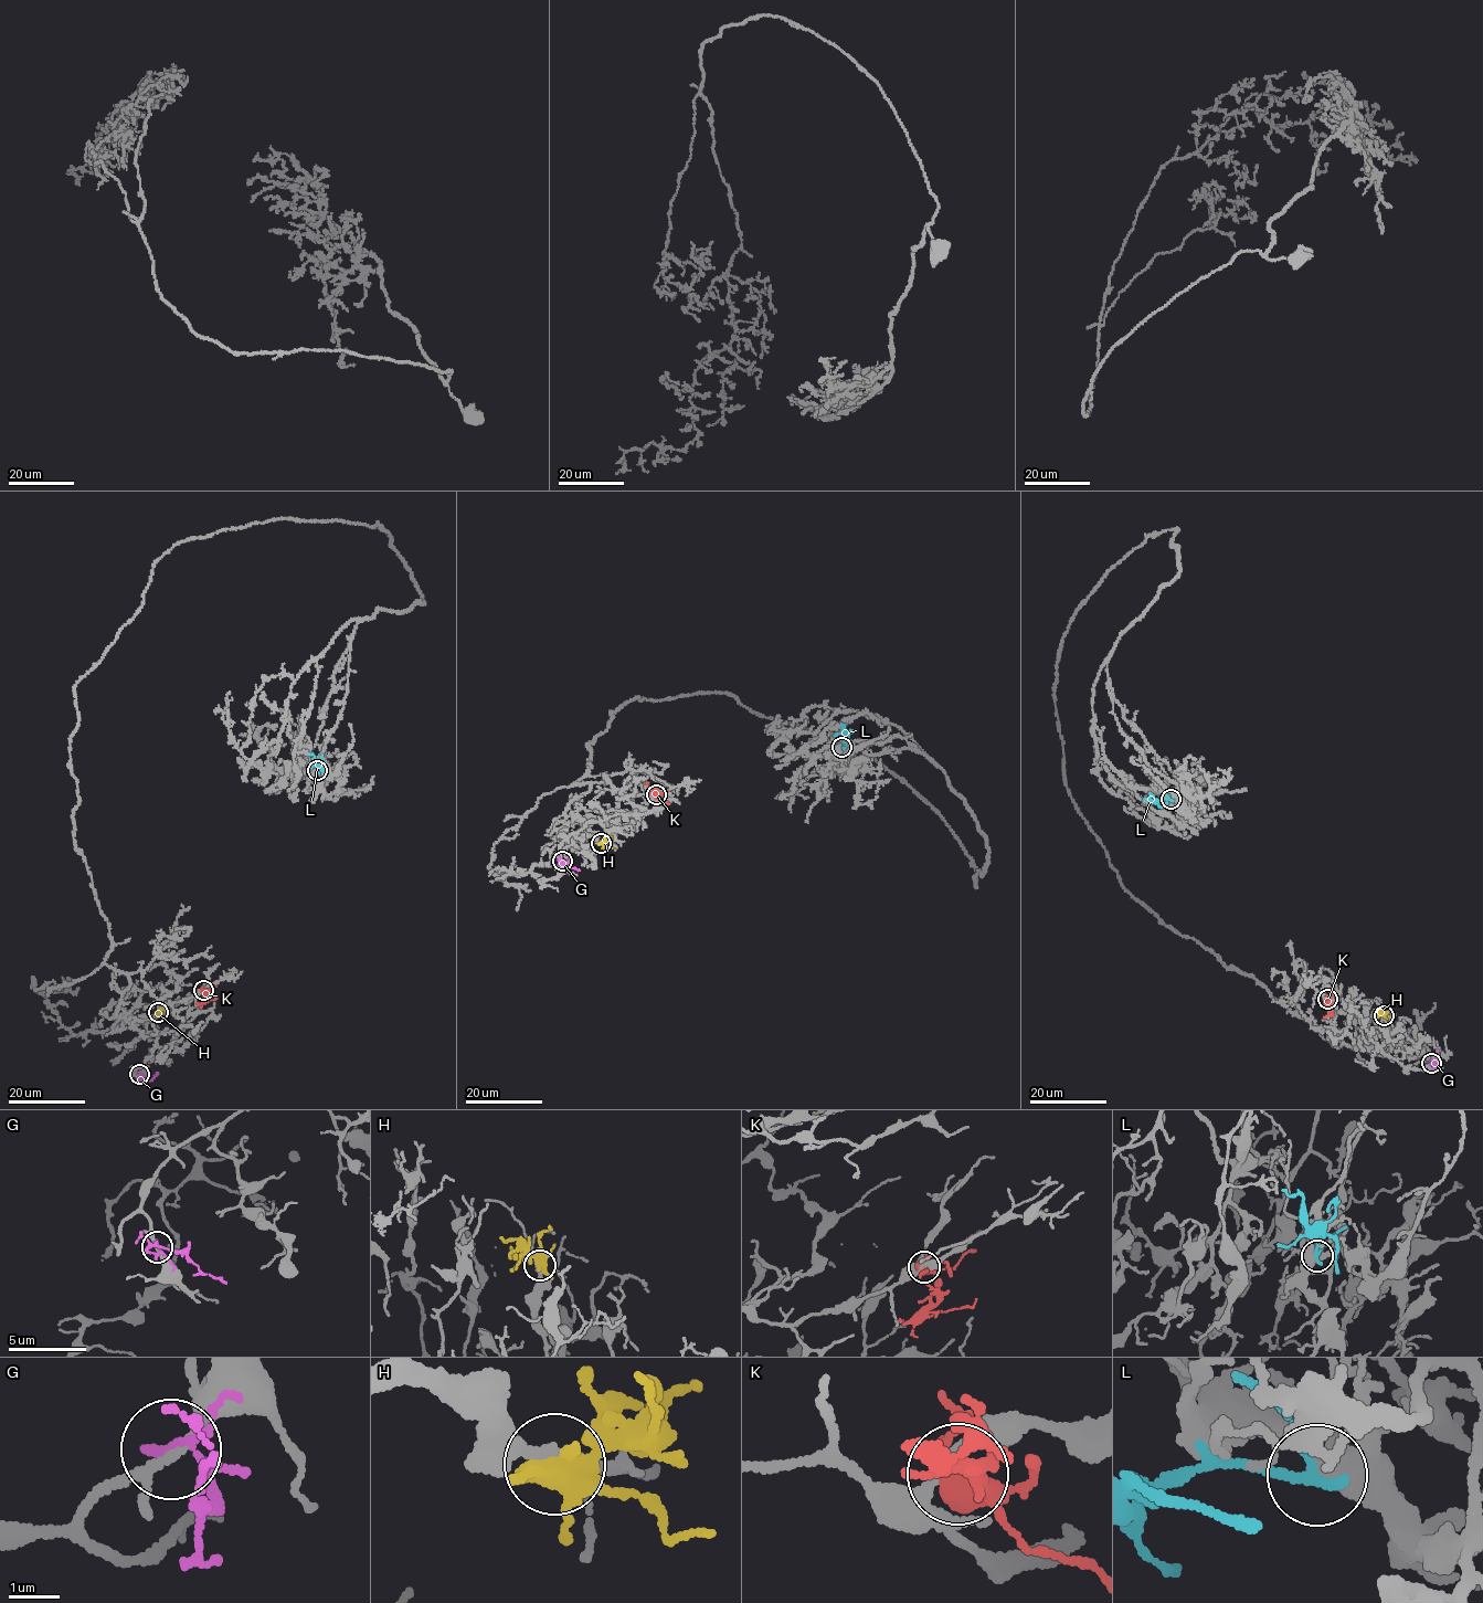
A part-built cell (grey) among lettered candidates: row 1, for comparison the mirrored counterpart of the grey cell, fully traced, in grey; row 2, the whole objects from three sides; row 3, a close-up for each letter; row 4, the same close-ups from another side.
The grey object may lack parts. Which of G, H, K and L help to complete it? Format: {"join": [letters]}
{"join": []}

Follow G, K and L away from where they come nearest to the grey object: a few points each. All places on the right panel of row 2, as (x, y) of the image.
G: (1431, 1064), (1433, 1067), (1438, 1051)
K: (1327, 999), (1332, 1010), (1324, 1018)
L: (1171, 799), (1143, 801)

